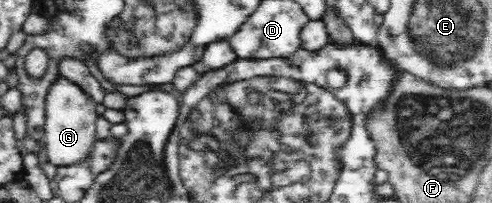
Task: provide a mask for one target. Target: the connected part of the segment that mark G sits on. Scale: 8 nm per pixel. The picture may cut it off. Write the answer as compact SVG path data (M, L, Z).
M60 76L50 86L45 102L45 123L41 142L46 146L50 164L70 168L85 162L92 154L96 139L97 104L79 87Z

